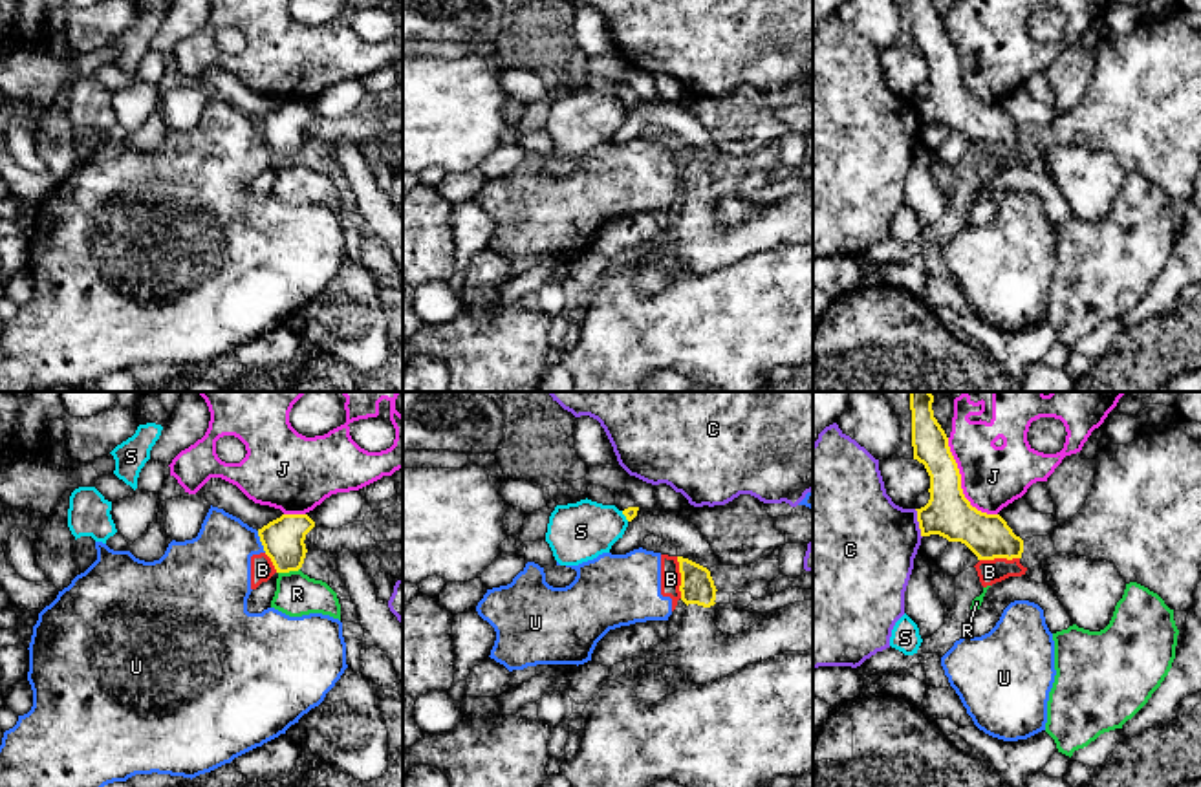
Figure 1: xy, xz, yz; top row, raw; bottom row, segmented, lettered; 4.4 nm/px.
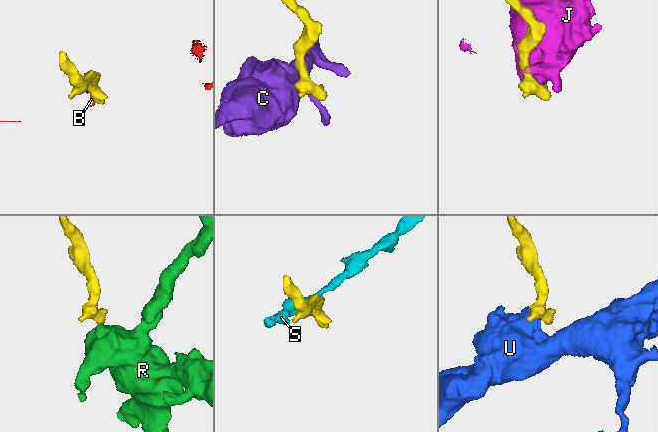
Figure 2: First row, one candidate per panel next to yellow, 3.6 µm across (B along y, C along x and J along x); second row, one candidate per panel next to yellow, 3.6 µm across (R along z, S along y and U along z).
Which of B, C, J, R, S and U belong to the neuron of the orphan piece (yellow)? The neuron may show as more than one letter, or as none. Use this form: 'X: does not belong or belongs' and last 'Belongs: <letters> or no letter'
B: does not belong
C: does not belong
J: does not belong
R: does not belong
S: does not belong
U: does not belong
Belongs: no letter

